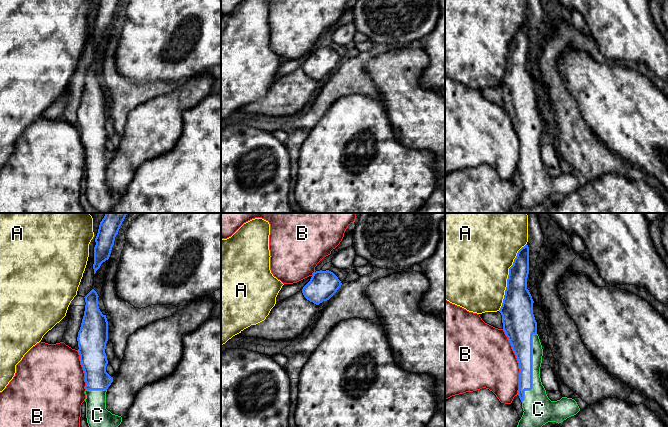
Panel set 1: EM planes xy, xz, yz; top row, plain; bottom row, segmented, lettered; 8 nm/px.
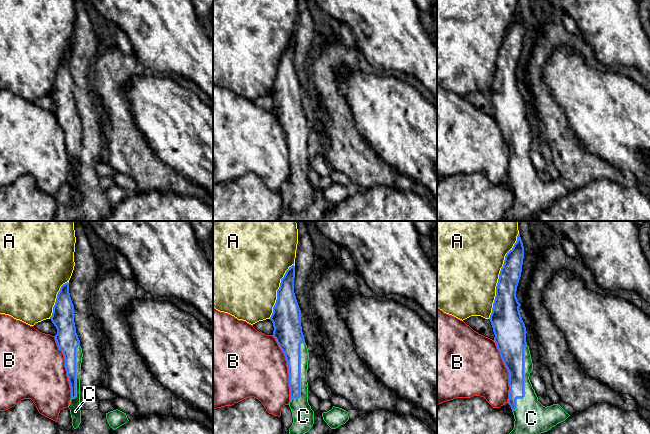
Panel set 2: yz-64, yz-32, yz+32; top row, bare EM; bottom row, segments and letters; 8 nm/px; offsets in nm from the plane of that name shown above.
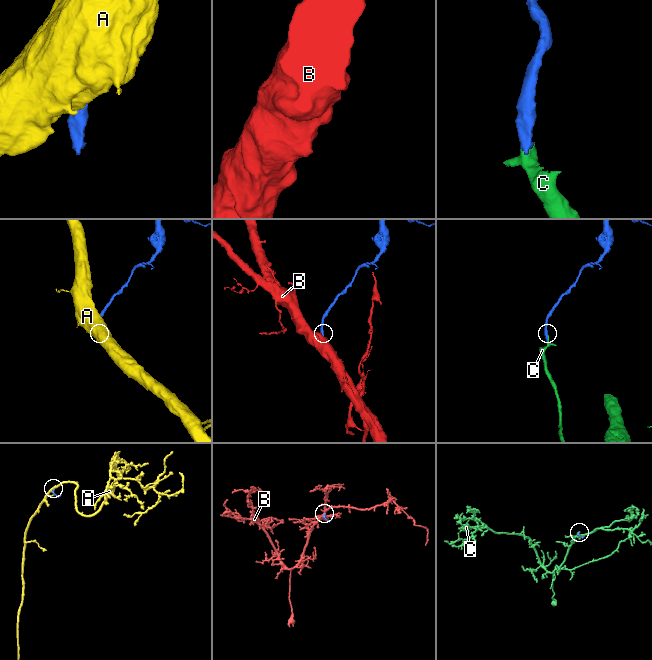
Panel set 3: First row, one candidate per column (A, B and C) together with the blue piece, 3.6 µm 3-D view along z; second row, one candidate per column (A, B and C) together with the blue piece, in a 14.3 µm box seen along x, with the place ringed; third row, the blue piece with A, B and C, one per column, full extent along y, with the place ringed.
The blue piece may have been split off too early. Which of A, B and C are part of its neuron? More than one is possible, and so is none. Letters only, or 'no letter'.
C

